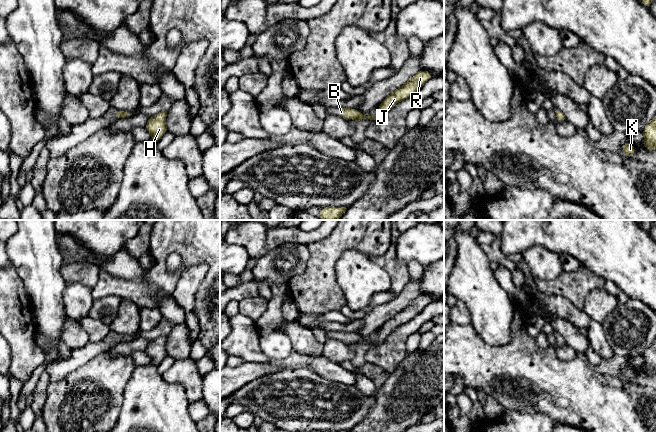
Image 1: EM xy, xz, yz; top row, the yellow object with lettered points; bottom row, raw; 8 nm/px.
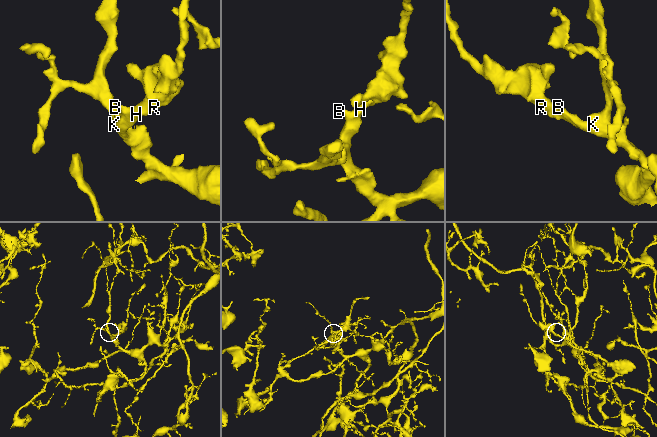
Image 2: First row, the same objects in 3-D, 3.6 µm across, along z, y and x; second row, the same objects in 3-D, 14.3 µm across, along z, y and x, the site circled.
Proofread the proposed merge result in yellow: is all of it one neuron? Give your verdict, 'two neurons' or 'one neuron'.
one neuron

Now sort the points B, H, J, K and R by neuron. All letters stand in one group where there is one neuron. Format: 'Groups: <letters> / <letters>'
Groups: B H J K R

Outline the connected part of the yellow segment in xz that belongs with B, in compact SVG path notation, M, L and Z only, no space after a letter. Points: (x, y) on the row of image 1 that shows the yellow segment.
M420 70L406 83L389 94L380 104L378 113L375 116L366 116L364 113L352 108L339 108L338 115L353 119L359 123L363 118L380 121L397 103L409 98L417 92L427 81L432 78L428 70Z

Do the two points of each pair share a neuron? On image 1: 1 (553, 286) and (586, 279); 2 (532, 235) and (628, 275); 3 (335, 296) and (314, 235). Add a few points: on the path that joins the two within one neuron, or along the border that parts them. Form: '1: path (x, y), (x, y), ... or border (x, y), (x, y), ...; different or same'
1: path (561, 286), (578, 284); same
2: path (556, 238), (591, 238), (604, 251); same
3: border (333, 230), (324, 237), (310, 241), (307, 244); different

